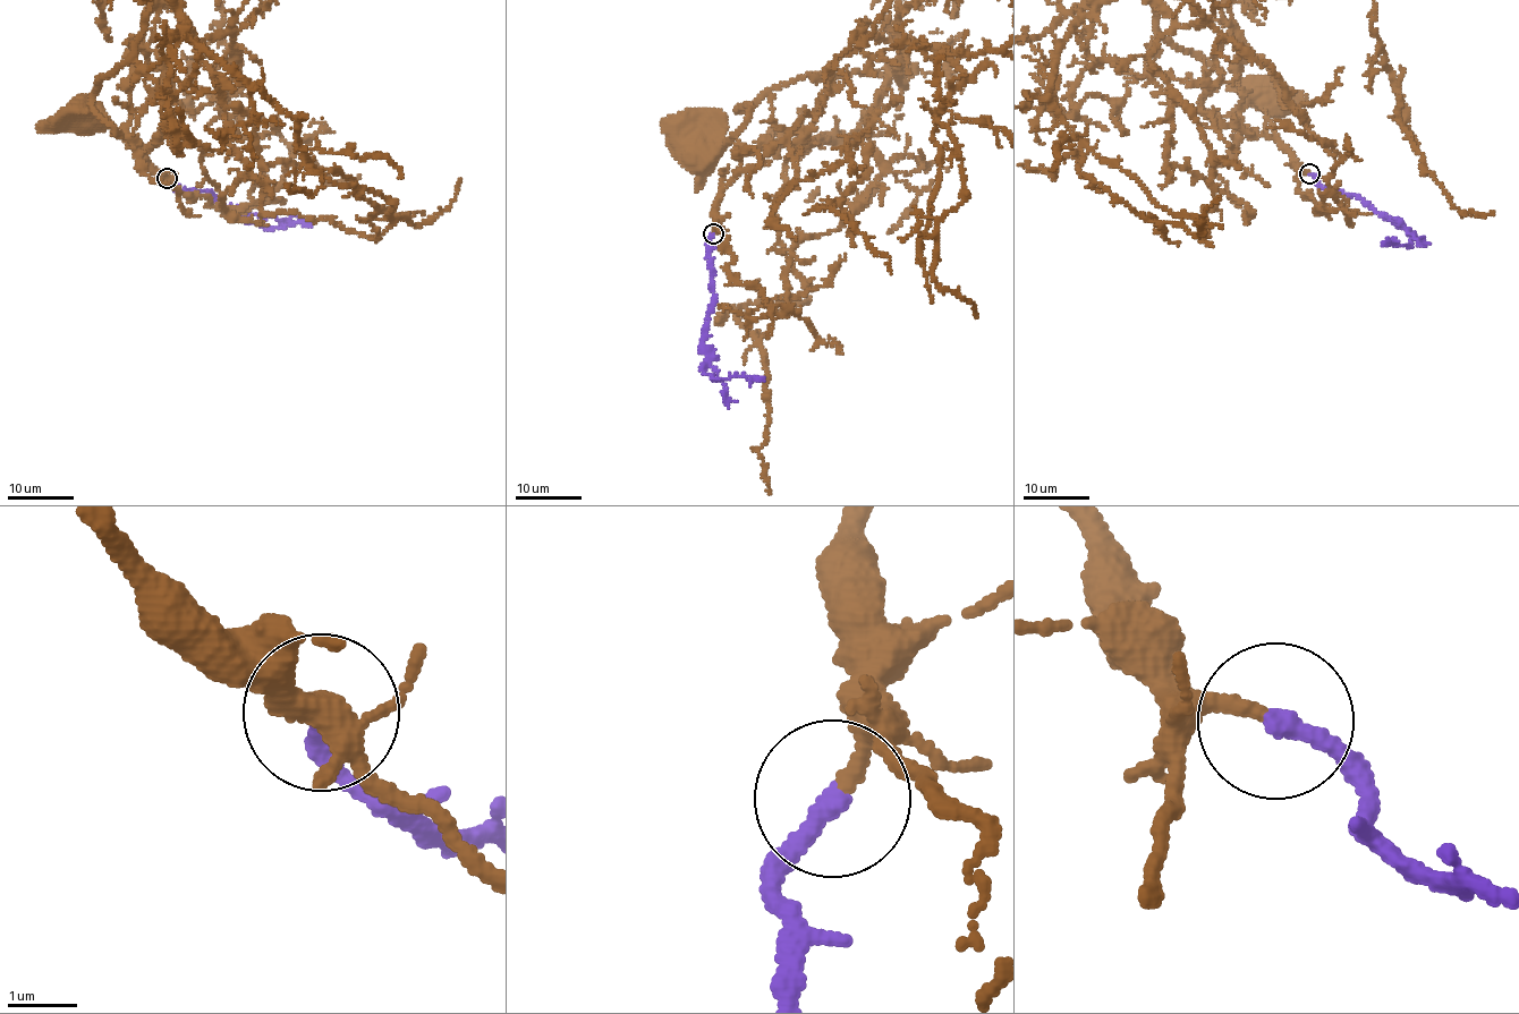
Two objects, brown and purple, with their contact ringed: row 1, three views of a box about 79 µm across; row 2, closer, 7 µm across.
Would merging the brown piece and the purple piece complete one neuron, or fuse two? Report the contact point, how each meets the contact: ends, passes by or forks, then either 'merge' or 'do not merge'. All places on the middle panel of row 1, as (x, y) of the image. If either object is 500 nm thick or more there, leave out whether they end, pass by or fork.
(713, 233) | brown ends | purple ends | merge

